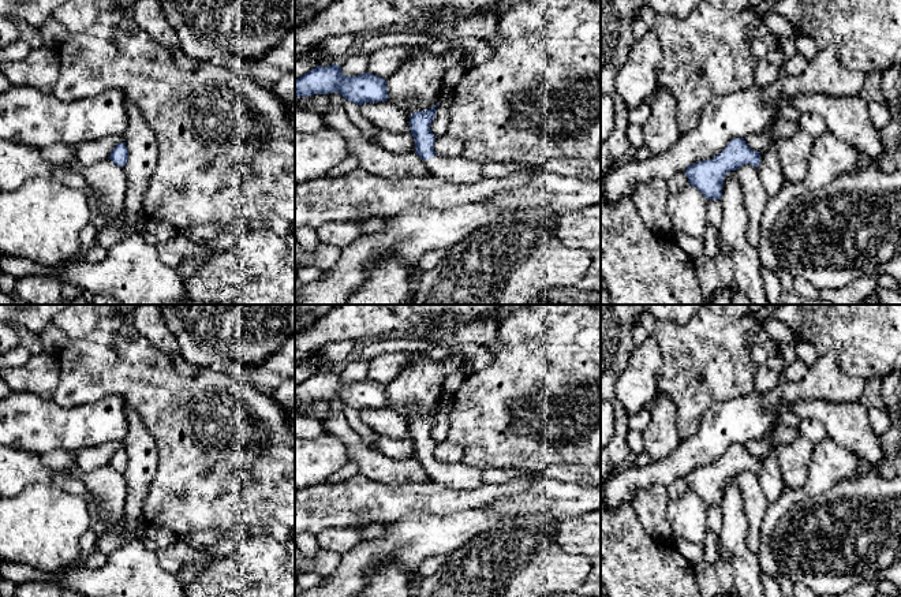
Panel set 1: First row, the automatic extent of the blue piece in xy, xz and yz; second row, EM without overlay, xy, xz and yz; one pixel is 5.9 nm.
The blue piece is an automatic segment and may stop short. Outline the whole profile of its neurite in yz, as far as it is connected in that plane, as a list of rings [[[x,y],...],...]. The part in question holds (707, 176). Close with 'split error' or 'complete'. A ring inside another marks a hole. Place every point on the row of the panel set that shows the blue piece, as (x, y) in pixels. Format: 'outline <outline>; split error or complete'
outline [[[734,138],[715,157],[695,163],[684,172],[688,183],[698,189],[709,201],[721,199],[726,173],[745,164],[758,168],[760,165],[760,152],[752,150],[744,138]]]; complete

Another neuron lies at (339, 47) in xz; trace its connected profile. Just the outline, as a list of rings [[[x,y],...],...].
[[[344,34],[329,37],[325,41],[319,42],[315,49],[322,51],[326,56],[336,59],[344,59],[356,48],[356,36]]]

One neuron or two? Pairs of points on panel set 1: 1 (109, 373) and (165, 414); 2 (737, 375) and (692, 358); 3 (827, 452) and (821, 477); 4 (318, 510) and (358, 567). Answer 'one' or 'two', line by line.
1: one
2: one
3: one
4: two

